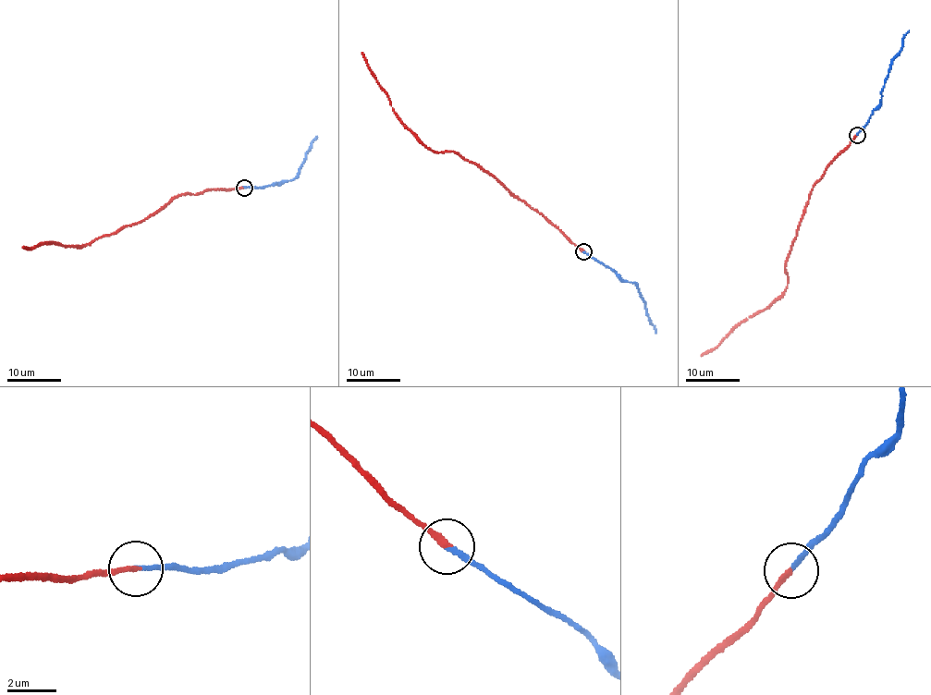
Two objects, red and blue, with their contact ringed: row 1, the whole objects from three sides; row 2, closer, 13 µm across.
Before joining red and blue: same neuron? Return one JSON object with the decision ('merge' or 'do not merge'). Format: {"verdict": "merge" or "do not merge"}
{"verdict": "merge"}

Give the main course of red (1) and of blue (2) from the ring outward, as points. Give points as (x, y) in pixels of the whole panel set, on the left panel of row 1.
1: (244, 188), (181, 194), (143, 220), (82, 245), (65, 246), (49, 241), (30, 249), (22, 248)
2: (244, 188), (291, 181), (305, 152), (311, 149), (312, 140), (317, 136)

